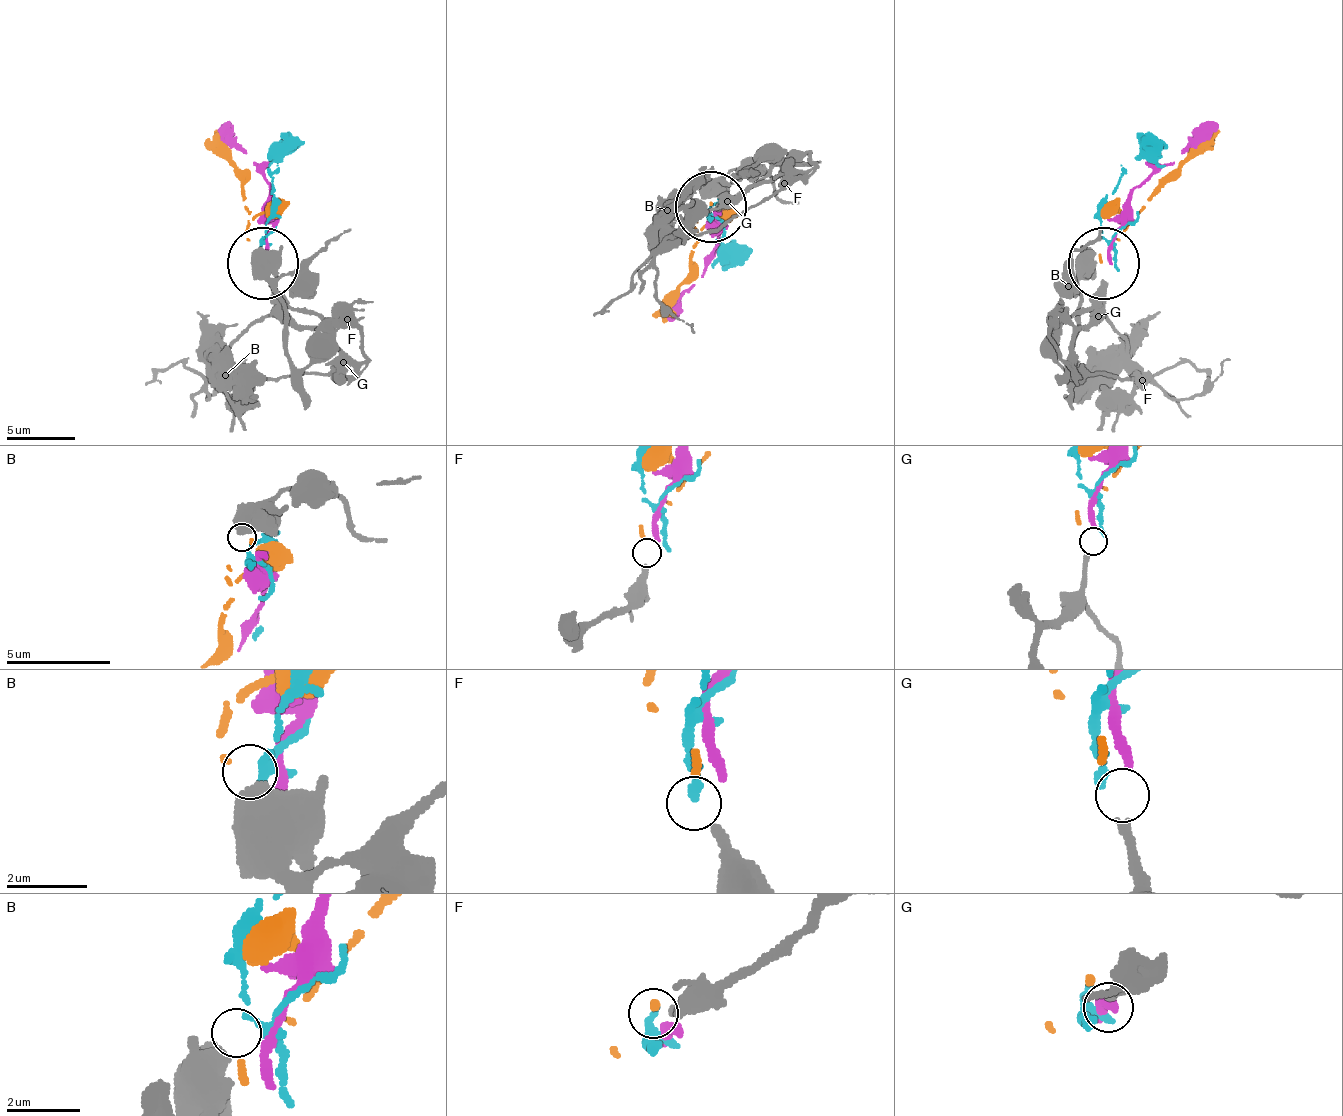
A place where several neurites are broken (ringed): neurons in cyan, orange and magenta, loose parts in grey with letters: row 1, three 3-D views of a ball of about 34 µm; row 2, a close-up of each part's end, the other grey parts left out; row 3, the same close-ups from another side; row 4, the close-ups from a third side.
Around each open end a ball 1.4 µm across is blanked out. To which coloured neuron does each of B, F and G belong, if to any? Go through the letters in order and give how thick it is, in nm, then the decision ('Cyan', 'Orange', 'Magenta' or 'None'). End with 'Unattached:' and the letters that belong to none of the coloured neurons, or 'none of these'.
B: Thickness 850 nm. Cyan
F: Thickness 320 nm. Orange
G: Thickness 220 nm. Magenta
Unattached: none of these

